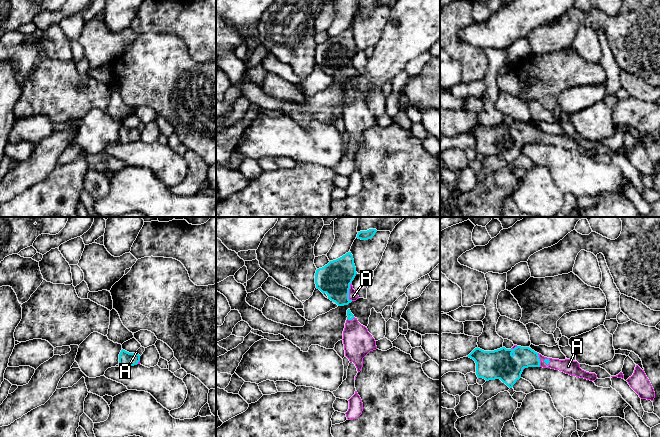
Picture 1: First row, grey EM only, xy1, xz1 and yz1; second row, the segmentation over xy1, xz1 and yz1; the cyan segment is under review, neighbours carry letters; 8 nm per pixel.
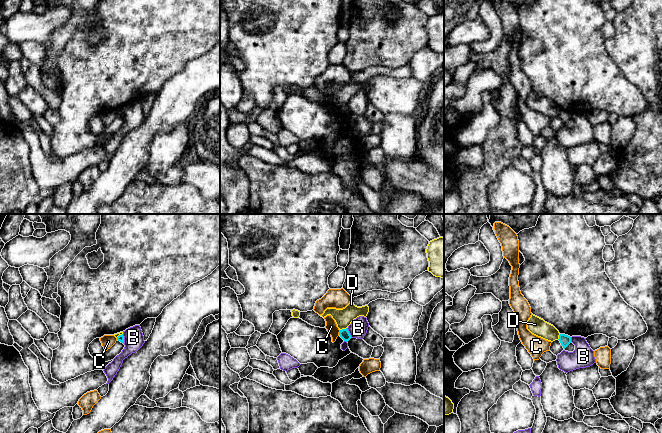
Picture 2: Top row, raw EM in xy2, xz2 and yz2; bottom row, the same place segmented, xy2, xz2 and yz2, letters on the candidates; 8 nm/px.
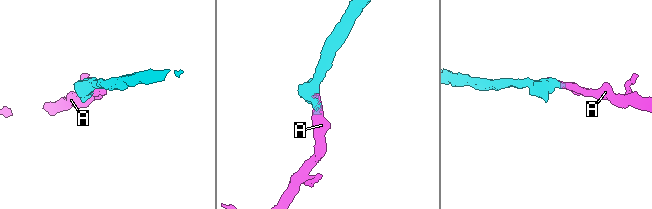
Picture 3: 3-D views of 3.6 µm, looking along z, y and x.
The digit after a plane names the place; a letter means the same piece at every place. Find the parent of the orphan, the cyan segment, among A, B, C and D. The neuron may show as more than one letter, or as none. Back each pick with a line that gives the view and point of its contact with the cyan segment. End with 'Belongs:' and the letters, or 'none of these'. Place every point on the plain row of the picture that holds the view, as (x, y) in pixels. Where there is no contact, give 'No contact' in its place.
A: Touches cyan at xz1 (348, 67)
Belongs: A

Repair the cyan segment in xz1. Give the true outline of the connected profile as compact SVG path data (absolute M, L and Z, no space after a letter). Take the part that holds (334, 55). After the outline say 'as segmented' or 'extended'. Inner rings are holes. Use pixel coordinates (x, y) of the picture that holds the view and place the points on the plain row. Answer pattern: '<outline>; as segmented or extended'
M348 28L316 46L316 64L338 82L348 81L359 74L352 62L356 50L353 31Z; extended

